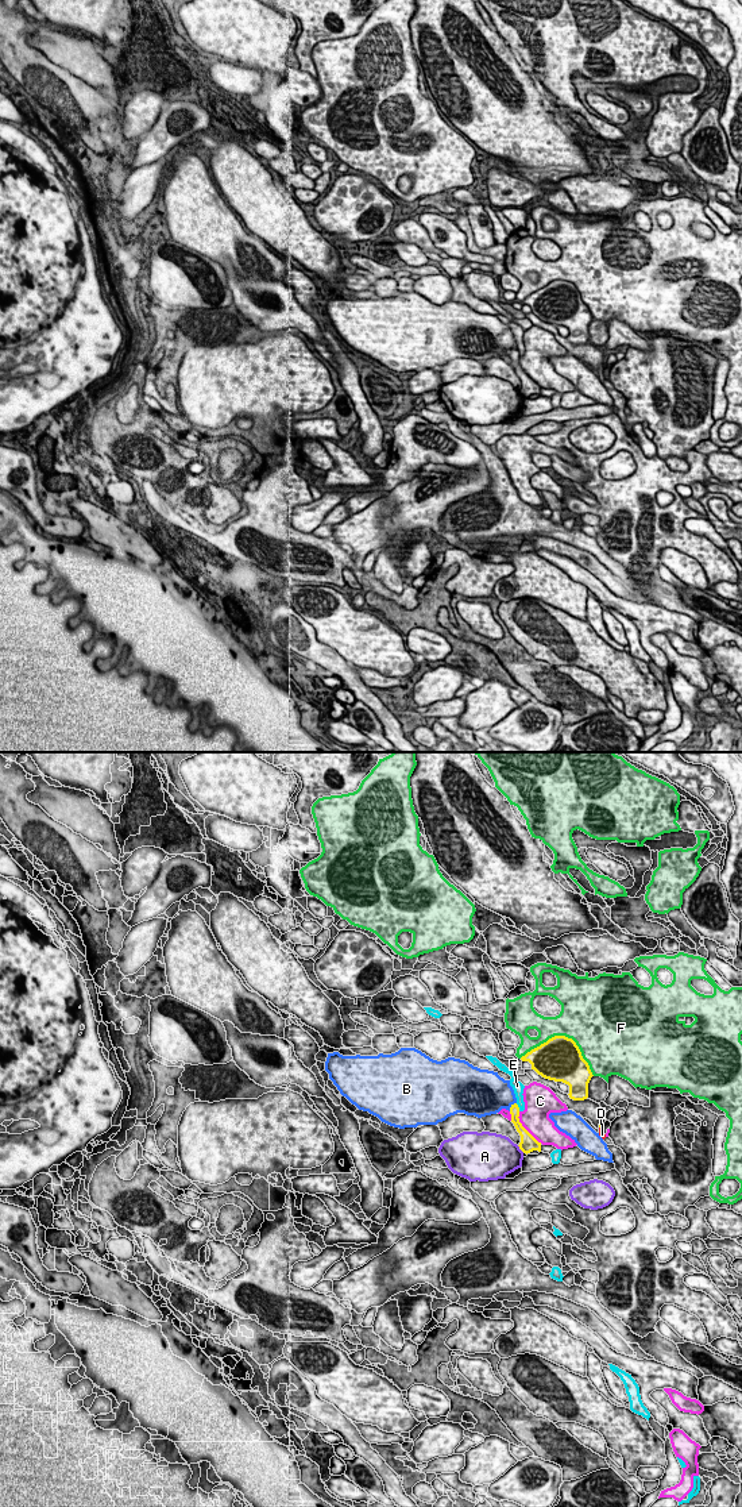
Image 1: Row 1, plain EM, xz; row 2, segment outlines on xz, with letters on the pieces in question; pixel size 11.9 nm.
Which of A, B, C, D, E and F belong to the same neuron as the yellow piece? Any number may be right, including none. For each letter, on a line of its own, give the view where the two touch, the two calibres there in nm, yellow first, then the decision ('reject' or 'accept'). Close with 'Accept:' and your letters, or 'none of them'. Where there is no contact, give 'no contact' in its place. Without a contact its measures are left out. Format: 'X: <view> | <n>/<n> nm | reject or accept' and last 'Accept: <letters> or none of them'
A: xz | 200/440 nm | reject
B: xz | 130/400 nm | reject
C: xz | 200/340 nm | reject
D: xz | 50/70 nm | accept
E: xz | 130/130 nm | reject
F: xz | 480/480 nm | reject
Accept: D

